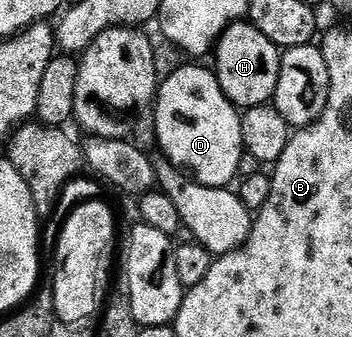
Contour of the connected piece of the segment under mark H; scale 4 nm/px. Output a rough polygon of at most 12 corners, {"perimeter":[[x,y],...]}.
{"perimeter":[[250,21],[219,36],[213,67],[236,107],[274,100],[281,48]]}

